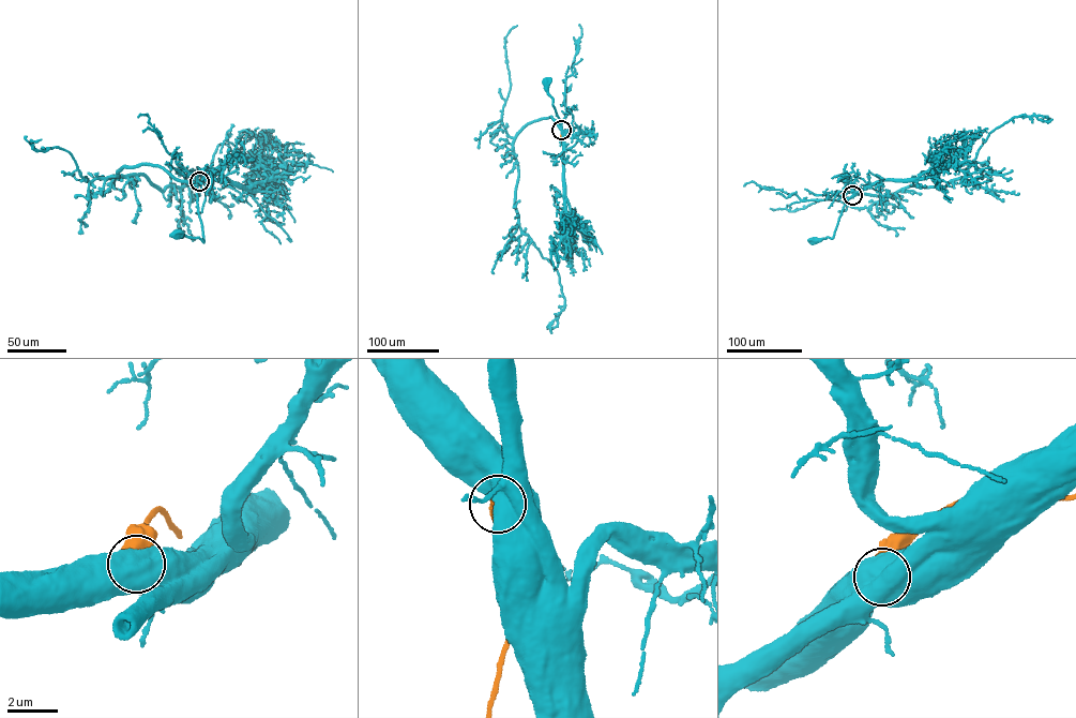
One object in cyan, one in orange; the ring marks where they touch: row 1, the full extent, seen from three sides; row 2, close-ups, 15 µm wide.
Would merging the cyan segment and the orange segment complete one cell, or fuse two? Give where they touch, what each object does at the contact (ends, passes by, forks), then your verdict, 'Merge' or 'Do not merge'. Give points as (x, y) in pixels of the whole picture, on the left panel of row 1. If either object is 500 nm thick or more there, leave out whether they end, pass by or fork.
Place: (199, 181). Do not merge

